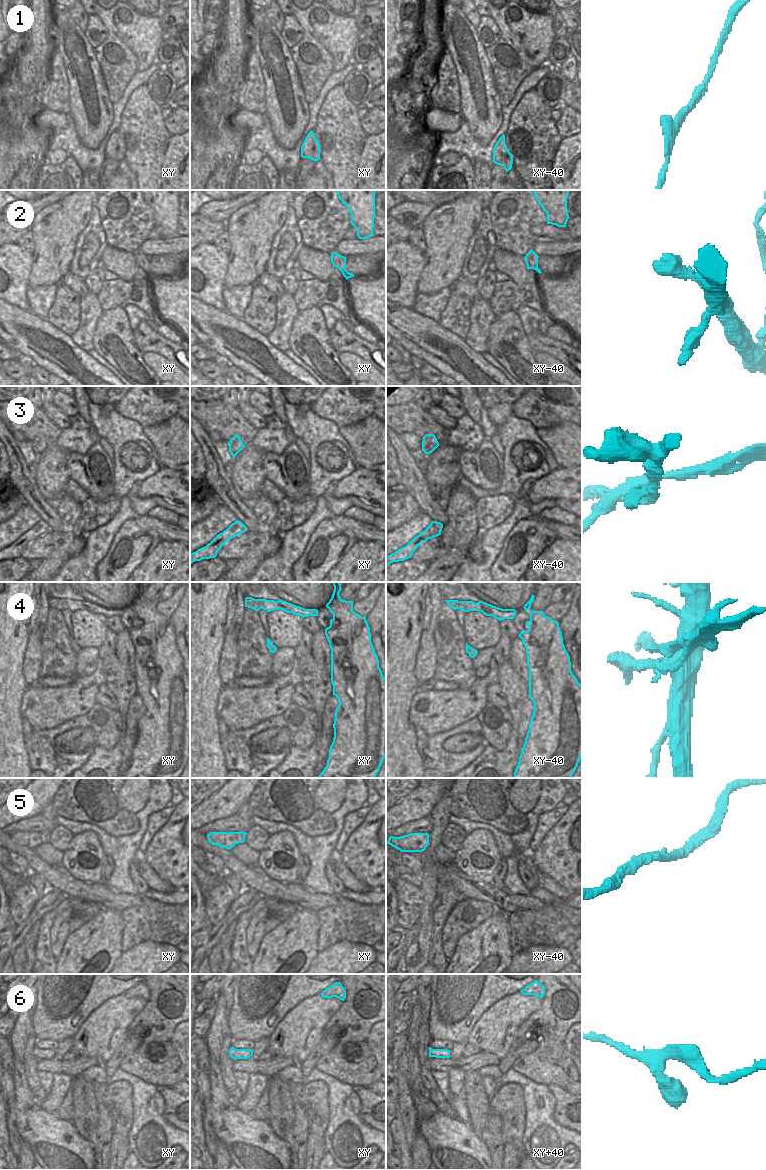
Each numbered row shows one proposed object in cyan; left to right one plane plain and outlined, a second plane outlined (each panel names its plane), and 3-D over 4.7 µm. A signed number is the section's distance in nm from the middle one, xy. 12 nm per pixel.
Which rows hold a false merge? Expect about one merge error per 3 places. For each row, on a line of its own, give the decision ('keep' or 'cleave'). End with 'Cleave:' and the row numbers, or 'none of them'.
1: keep
2: keep
3: cleave
4: cleave
5: keep
6: keep
Cleave: 3, 4

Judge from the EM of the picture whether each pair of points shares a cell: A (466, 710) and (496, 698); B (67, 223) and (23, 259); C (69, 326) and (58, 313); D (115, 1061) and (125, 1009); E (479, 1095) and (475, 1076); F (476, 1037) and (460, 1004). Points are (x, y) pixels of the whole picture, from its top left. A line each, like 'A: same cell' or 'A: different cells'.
A: different cells
B: different cells
C: same cell
D: different cells
E: same cell
F: different cells

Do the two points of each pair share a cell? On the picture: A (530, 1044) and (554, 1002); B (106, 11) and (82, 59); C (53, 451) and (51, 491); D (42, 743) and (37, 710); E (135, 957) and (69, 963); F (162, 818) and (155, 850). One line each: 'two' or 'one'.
A: one
B: two
C: one
D: two
E: two
F: two

